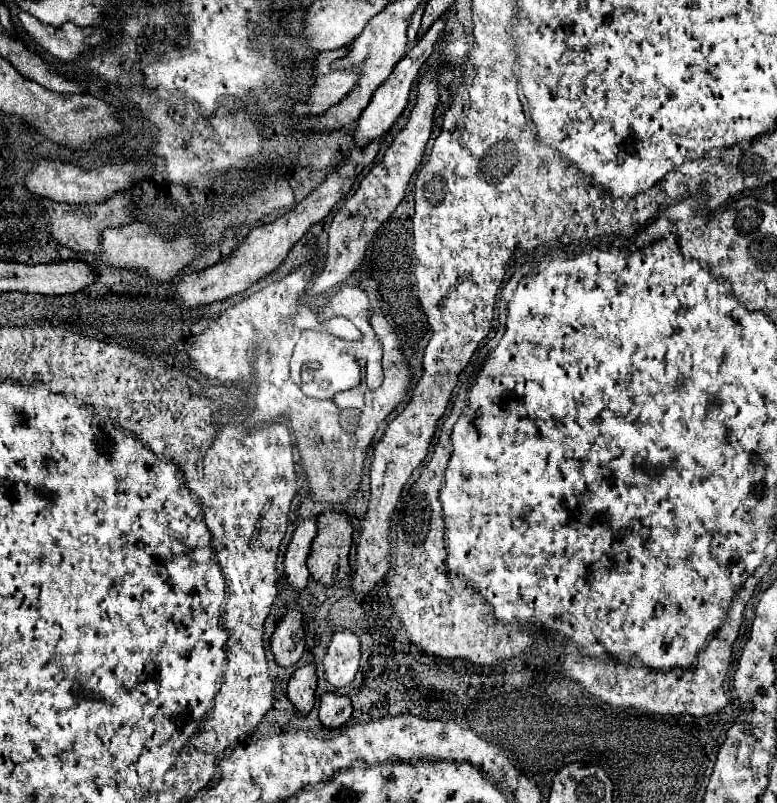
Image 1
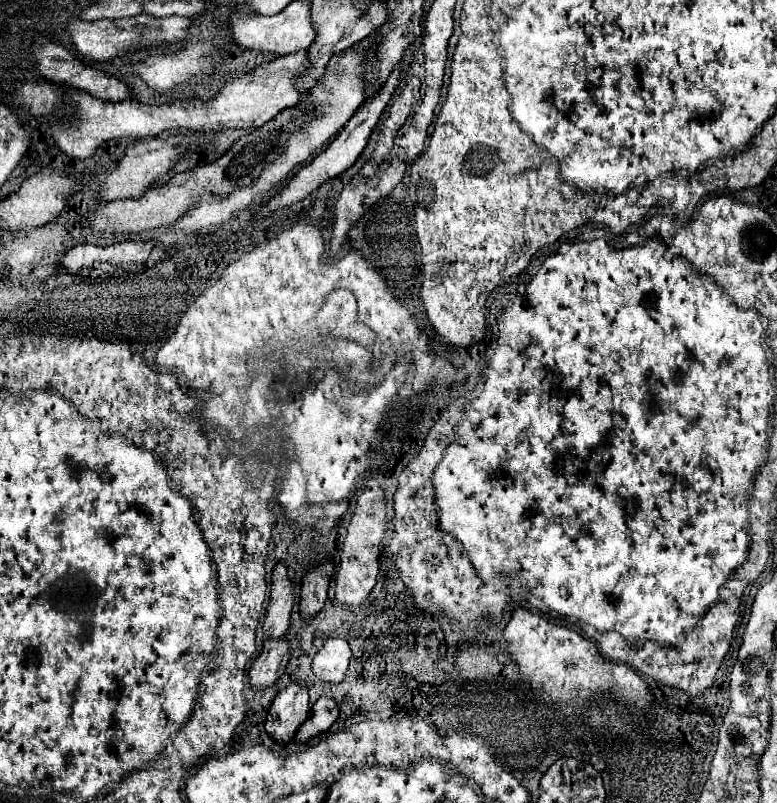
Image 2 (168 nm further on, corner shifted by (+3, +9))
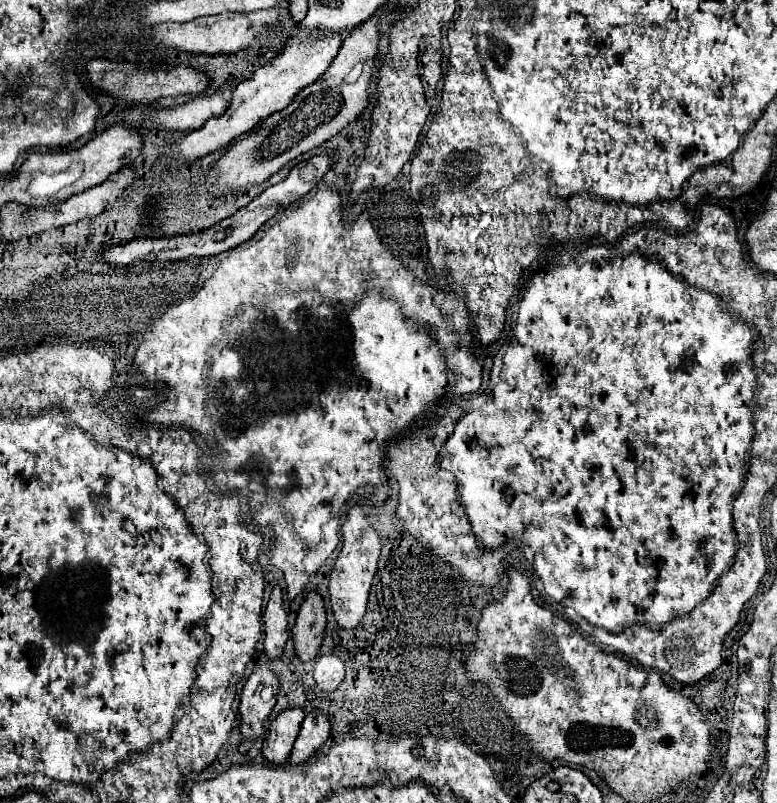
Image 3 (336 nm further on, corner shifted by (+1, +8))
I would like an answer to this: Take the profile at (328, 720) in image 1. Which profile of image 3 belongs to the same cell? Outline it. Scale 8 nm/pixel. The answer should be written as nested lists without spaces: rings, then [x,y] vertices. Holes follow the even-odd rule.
[[[307,714],[289,760],[293,764],[301,764],[307,758],[311,758],[329,738],[329,730],[331,730],[331,726],[329,726],[329,720],[325,714]]]

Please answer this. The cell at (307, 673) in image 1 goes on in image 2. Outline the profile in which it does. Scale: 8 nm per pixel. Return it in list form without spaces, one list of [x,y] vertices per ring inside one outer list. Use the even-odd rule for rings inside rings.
[[[291,683],[285,689],[281,689],[277,693],[277,697],[273,699],[271,707],[269,707],[269,715],[265,721],[265,731],[279,743],[289,743],[295,737],[295,731],[299,729],[299,725],[309,717],[309,693],[307,687],[303,683]]]

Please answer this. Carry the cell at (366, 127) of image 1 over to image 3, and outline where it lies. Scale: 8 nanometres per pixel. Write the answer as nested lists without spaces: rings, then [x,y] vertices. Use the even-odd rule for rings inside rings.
[[[313,156],[305,162],[299,162],[297,166],[293,166],[293,170],[289,172],[289,176],[275,184],[269,186],[267,190],[263,190],[253,202],[249,202],[245,208],[237,210],[233,216],[221,220],[219,224],[199,232],[199,234],[189,234],[189,236],[173,236],[173,238],[159,238],[159,240],[133,240],[127,244],[119,244],[119,246],[111,246],[105,248],[101,252],[101,258],[105,258],[109,264],[113,266],[129,266],[137,260],[147,258],[149,254],[153,254],[153,258],[163,258],[163,260],[181,260],[181,258],[189,258],[189,256],[211,256],[211,254],[221,254],[229,248],[235,248],[243,242],[247,242],[263,222],[267,222],[269,218],[273,218],[277,214],[277,210],[281,206],[289,206],[291,202],[299,200],[301,196],[305,196],[311,188],[315,188],[323,174],[329,170],[331,166],[331,158],[329,156]]]

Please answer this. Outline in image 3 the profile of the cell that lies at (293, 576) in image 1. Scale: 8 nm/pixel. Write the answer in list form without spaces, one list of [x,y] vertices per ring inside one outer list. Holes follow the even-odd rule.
[[[275,586],[273,594],[267,602],[265,614],[263,614],[263,628],[265,628],[265,654],[269,660],[275,660],[283,654],[285,642],[289,638],[287,634],[287,612],[283,608],[283,594],[281,588]]]

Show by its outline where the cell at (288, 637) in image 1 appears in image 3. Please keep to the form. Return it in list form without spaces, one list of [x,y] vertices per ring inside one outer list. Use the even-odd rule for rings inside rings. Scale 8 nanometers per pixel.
[[[259,666],[249,676],[239,704],[239,732],[245,740],[253,740],[265,732],[263,724],[277,702],[277,690],[279,680],[267,666]]]

